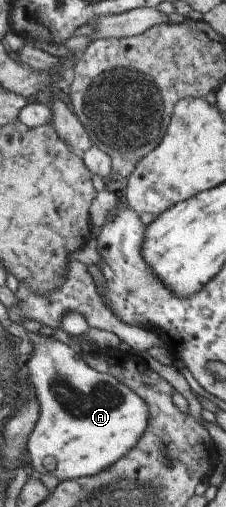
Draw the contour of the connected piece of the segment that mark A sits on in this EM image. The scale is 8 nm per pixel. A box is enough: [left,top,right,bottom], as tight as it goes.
[25,330,146,481]

